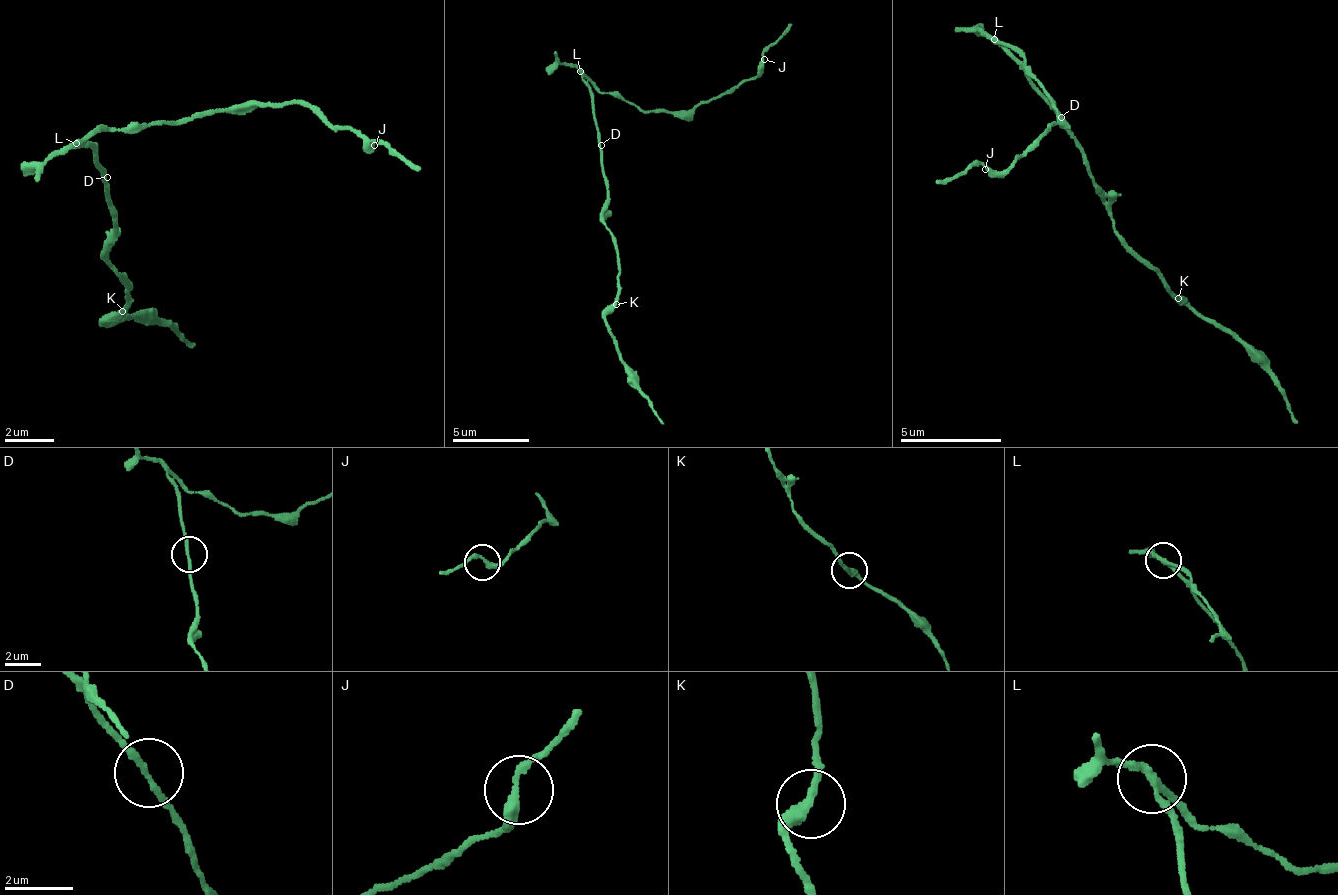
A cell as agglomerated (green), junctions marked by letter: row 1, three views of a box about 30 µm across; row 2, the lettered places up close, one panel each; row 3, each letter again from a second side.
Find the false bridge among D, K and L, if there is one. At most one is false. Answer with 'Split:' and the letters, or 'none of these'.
Split: L

